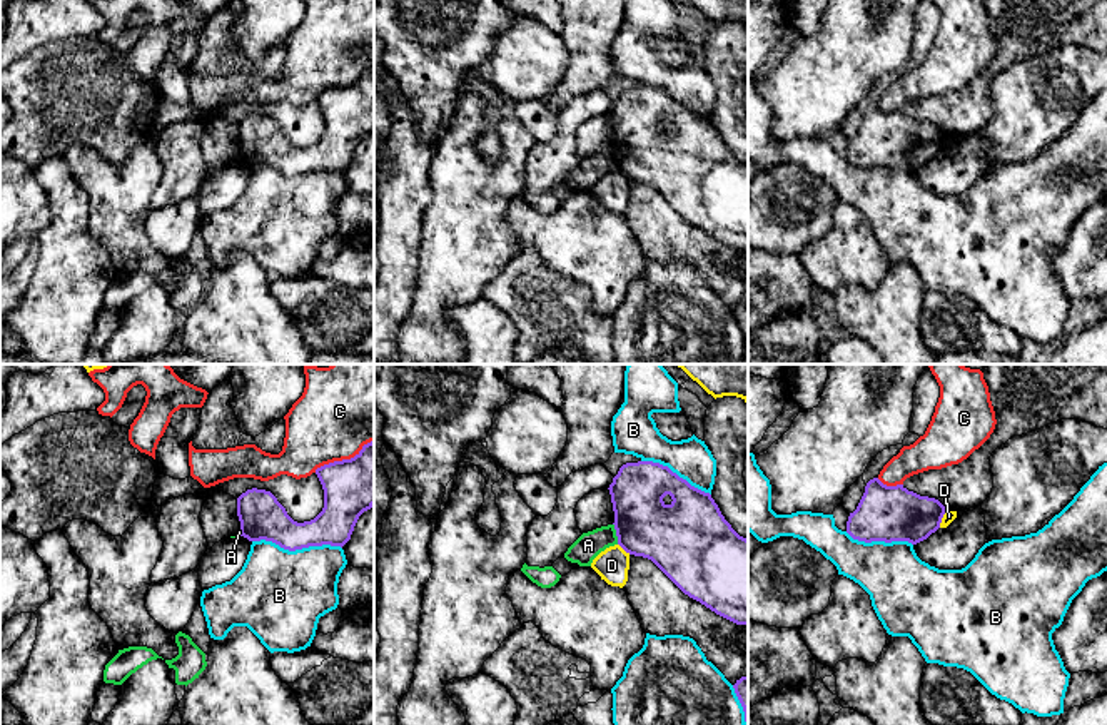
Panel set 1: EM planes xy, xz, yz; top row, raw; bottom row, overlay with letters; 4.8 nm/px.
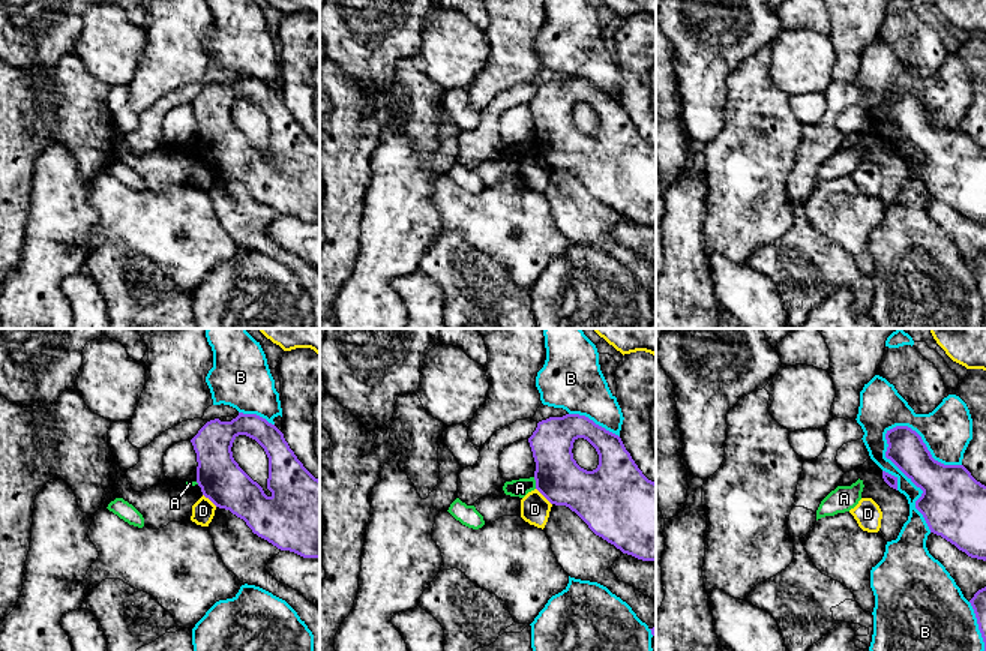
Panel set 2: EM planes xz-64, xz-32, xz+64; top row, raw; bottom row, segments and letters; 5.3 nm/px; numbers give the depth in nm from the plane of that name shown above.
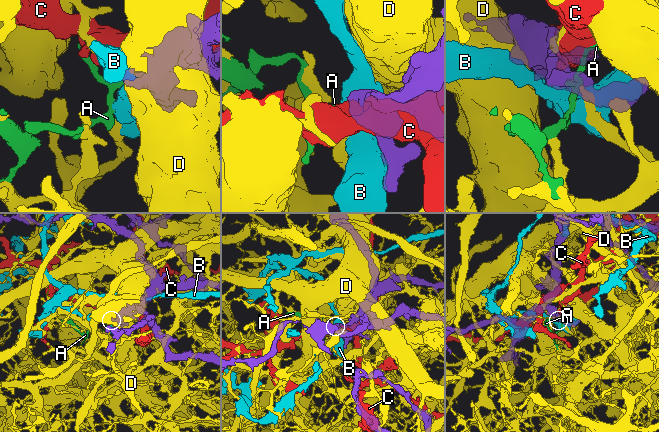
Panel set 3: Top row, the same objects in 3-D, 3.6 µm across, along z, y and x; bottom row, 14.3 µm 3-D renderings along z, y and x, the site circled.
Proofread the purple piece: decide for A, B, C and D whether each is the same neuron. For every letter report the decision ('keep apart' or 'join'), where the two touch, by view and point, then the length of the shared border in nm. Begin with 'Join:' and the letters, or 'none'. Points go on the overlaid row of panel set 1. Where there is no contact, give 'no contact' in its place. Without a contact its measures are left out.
Join: none
A: keep apart; meets purple in xz at (616, 533); contact 110 nm long
B: keep apart; meets purple in xy at (298, 548); contact 440 nm long
C: keep apart; meets purple in xy at (343, 460); contact 320 nm long
D: keep apart; meets purple in yz at (942, 517); contact 100 nm long

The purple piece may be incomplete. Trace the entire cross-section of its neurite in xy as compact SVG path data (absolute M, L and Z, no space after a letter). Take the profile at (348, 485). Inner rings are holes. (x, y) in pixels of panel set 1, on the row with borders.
M374 441L351 459L316 469L324 489L324 508L311 521L294 521L265 489L247 489L237 498L240 536L272 541L296 551L309 546L344 546L359 516L374 506Z

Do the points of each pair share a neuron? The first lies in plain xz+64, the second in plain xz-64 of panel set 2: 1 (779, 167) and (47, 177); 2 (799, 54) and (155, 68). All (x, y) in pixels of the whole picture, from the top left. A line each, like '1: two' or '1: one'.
1: one
2: two

